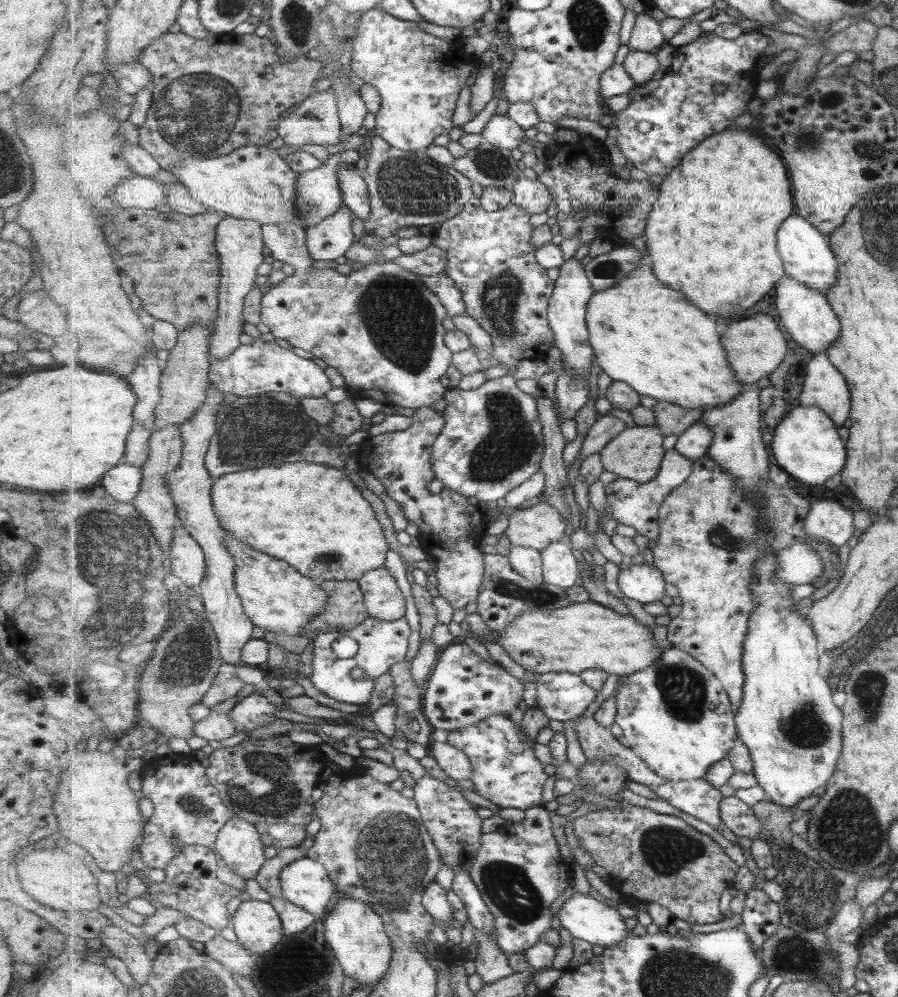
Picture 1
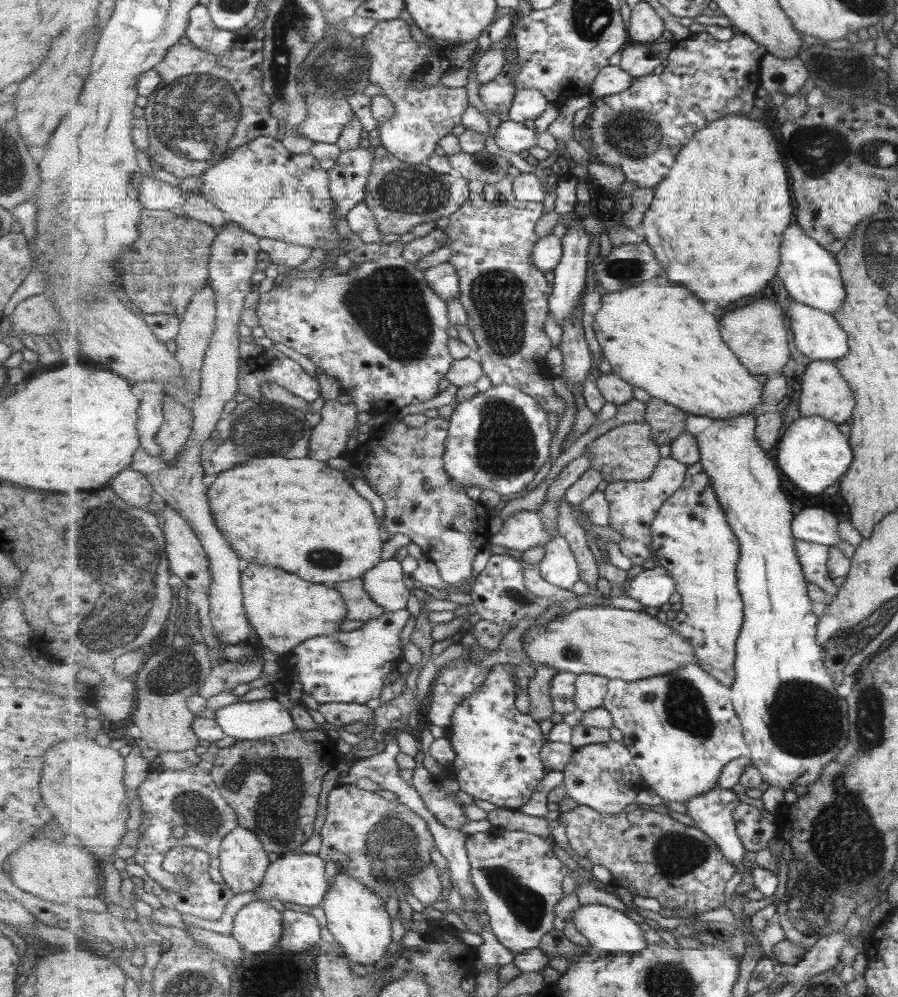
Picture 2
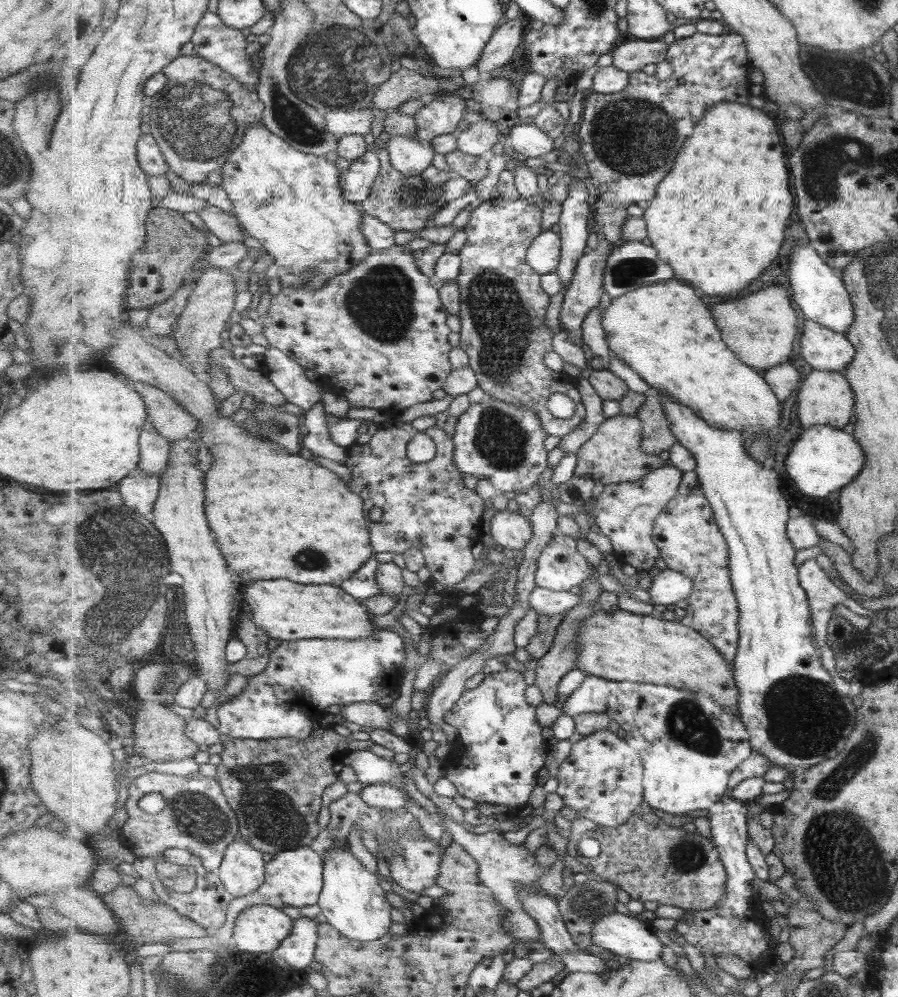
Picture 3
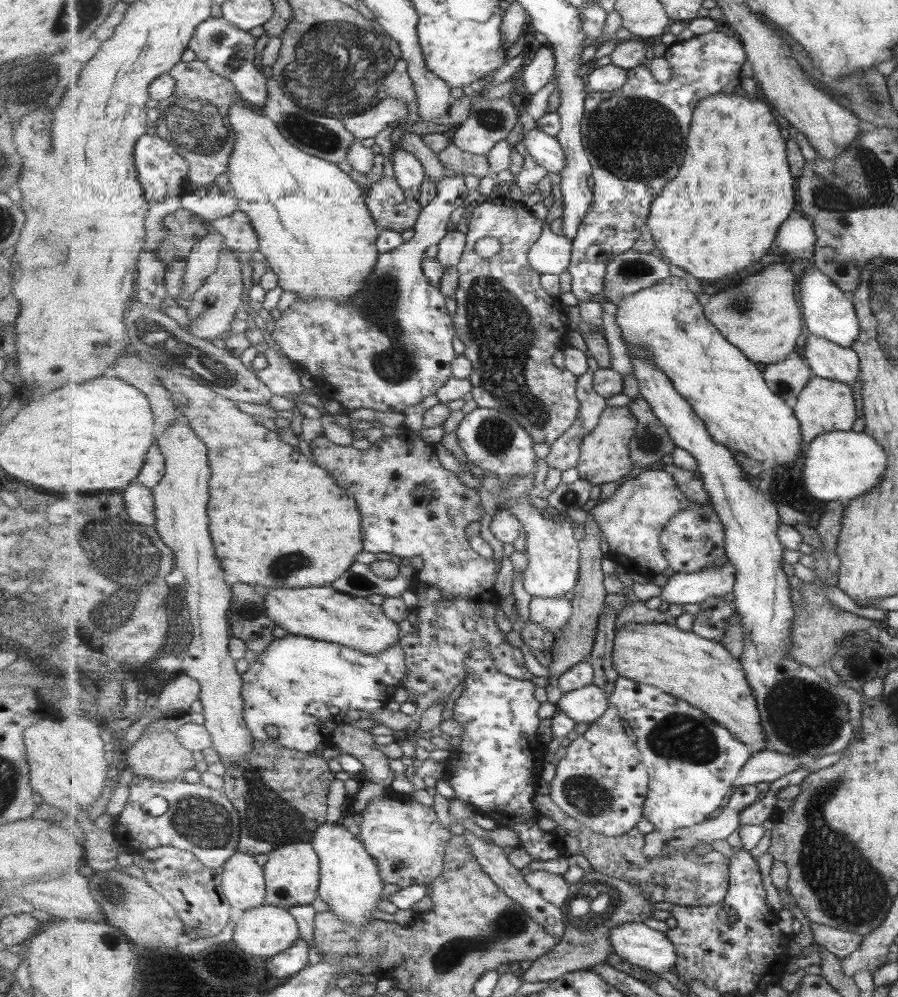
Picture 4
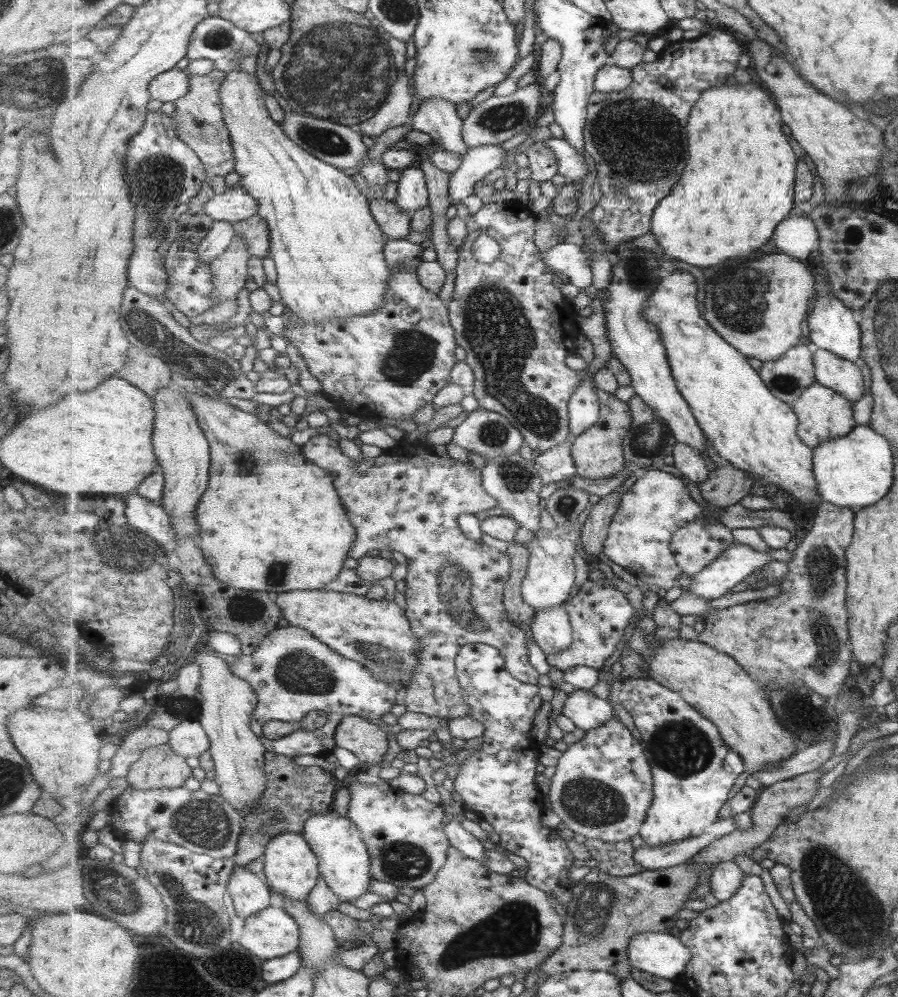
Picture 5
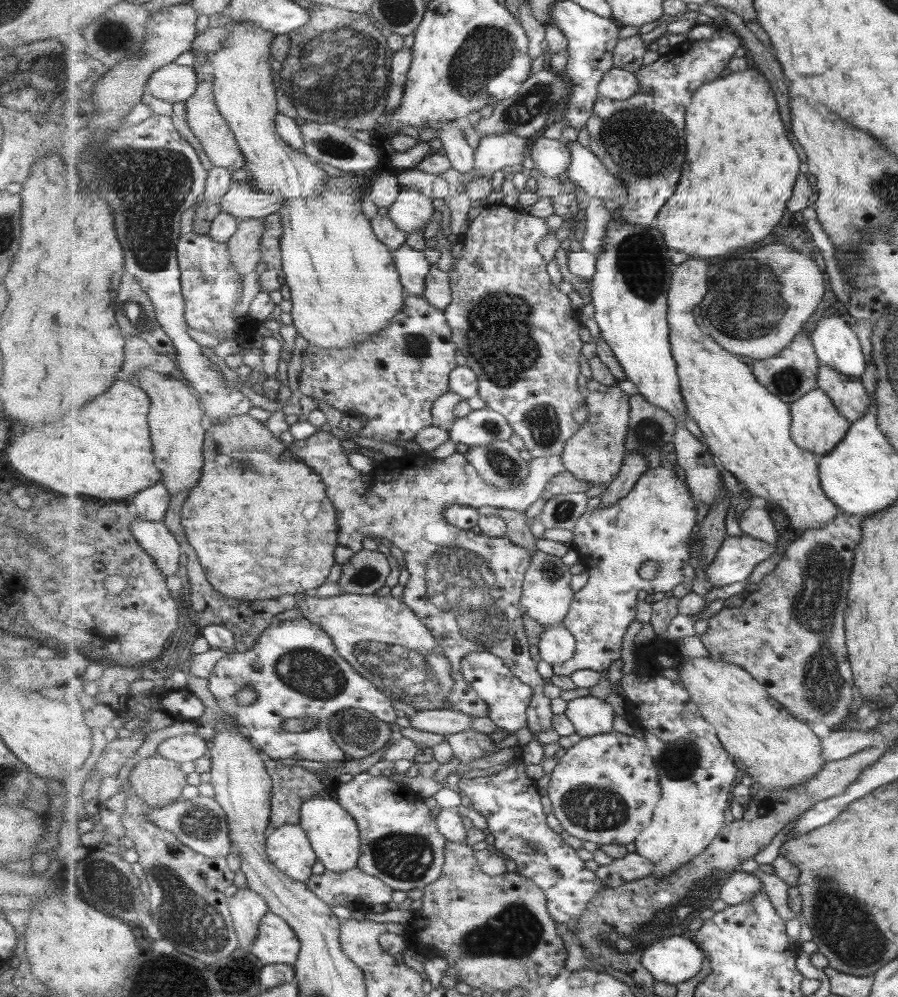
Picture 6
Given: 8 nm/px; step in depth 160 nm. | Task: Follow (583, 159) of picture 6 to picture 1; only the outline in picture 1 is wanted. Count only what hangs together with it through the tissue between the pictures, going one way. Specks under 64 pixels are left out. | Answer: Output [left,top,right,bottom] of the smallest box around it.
[483,114,526,151]

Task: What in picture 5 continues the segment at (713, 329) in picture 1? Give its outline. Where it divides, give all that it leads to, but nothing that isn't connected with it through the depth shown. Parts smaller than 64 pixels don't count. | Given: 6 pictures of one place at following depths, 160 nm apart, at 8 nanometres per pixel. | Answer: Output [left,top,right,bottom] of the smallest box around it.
[644,272,824,508]

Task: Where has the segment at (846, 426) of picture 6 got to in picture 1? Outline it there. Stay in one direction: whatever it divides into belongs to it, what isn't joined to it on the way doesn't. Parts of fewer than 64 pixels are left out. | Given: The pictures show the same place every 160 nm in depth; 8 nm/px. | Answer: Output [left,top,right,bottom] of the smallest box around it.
[799,353,852,426]

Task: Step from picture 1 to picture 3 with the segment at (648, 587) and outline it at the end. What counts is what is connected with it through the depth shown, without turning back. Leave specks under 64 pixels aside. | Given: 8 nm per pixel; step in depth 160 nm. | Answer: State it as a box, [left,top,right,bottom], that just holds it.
[649,568,695,606]

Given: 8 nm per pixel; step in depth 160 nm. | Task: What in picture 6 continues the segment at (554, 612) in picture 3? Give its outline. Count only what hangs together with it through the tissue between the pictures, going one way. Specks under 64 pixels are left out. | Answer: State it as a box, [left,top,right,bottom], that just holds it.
[539,622,577,666]

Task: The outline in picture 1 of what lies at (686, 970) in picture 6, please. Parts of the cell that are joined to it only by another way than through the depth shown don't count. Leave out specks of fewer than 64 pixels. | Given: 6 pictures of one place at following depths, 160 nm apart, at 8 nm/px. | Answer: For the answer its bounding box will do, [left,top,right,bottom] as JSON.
[557,891,631,949]

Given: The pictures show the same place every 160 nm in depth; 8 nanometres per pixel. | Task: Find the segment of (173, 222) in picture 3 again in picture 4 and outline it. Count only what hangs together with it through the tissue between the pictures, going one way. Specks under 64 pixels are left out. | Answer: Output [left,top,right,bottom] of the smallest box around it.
[158,207,211,266]

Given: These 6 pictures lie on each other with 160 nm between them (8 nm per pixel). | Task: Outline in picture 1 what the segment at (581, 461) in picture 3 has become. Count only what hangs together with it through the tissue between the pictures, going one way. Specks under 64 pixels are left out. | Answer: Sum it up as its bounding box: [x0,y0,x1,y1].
[601,425,666,482]

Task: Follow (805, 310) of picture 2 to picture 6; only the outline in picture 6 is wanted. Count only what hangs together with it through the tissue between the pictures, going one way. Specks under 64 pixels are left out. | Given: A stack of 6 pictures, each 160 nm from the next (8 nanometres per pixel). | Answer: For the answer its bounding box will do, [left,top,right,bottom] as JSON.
[820,363,871,423]

